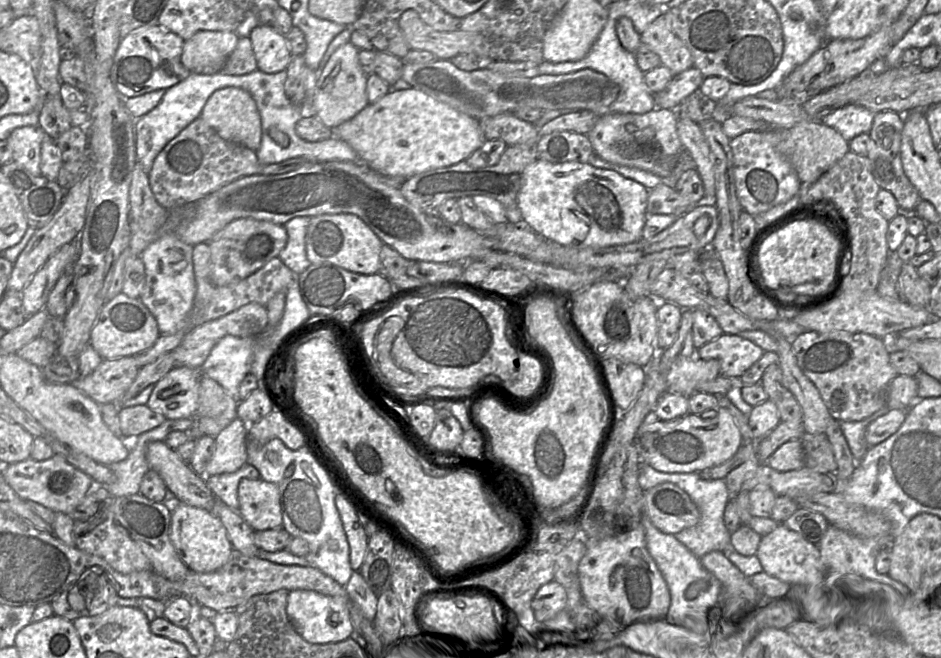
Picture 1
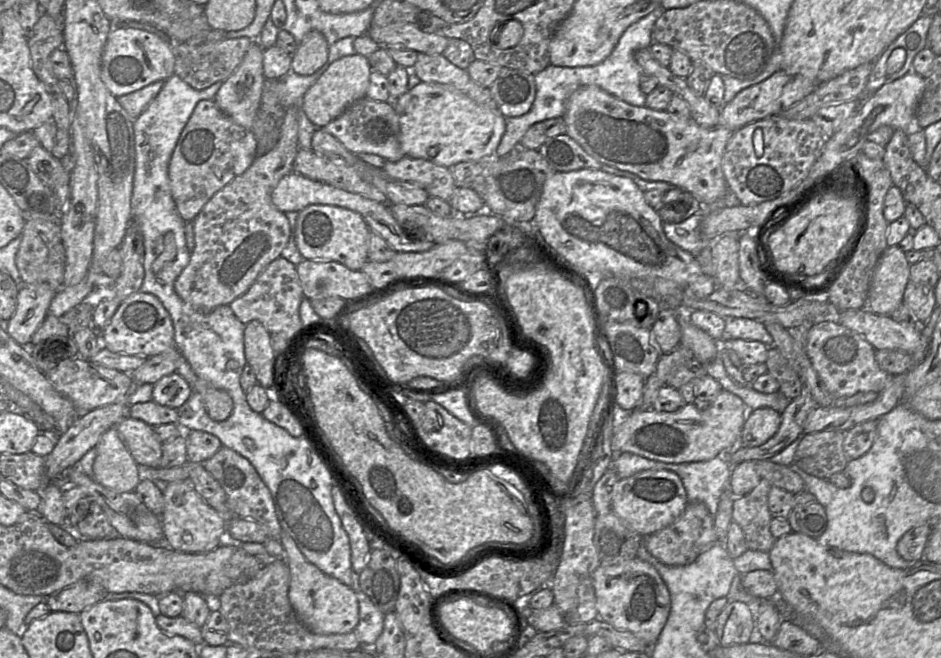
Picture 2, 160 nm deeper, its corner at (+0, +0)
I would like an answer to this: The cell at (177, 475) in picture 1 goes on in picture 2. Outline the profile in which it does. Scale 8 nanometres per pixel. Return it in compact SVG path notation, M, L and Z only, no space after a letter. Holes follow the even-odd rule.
M126 415L115 428L138 465L159 467L162 443L153 431L153 427Z

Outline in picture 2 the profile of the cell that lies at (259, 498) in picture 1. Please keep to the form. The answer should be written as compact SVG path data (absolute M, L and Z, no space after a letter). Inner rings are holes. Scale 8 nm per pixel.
M283 530L280 542L284 548L284 556L280 559L286 560L290 571L289 600L299 620L317 634L329 635L352 632L359 622L359 606L355 591L311 564L298 549L294 540Z

